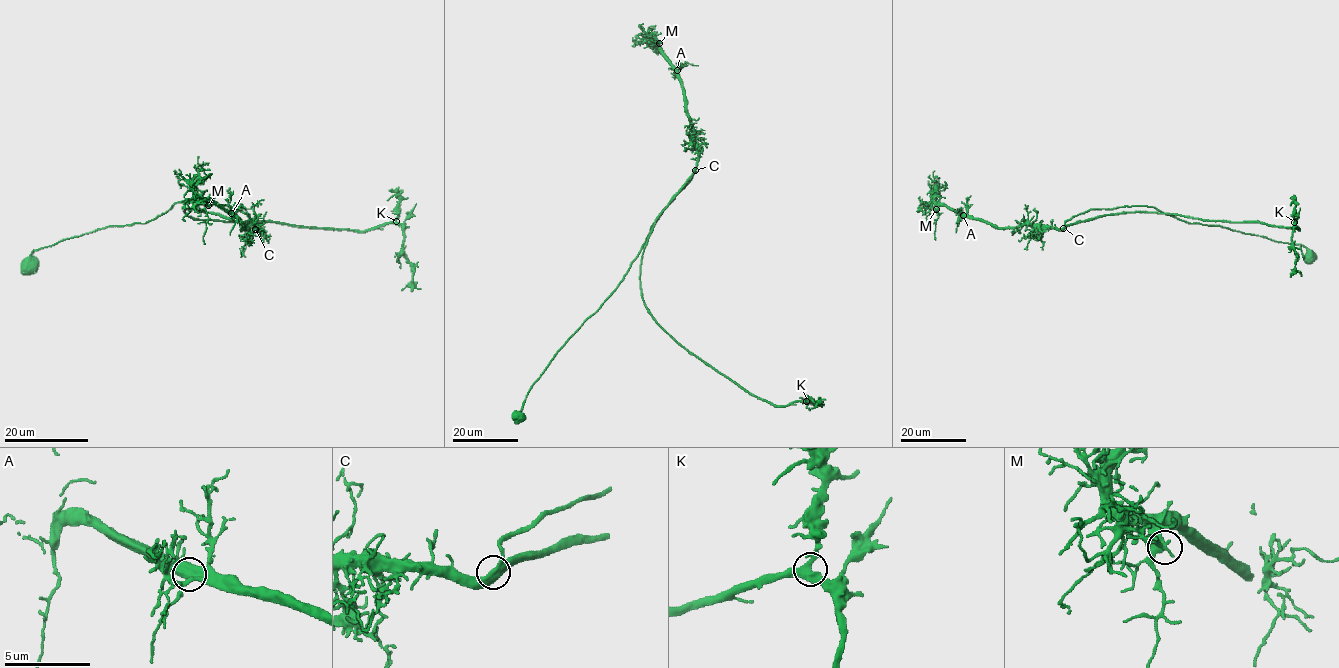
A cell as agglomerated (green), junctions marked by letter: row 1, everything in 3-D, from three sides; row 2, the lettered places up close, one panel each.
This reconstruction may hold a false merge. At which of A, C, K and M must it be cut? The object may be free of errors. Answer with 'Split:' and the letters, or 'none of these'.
Split: none of these

